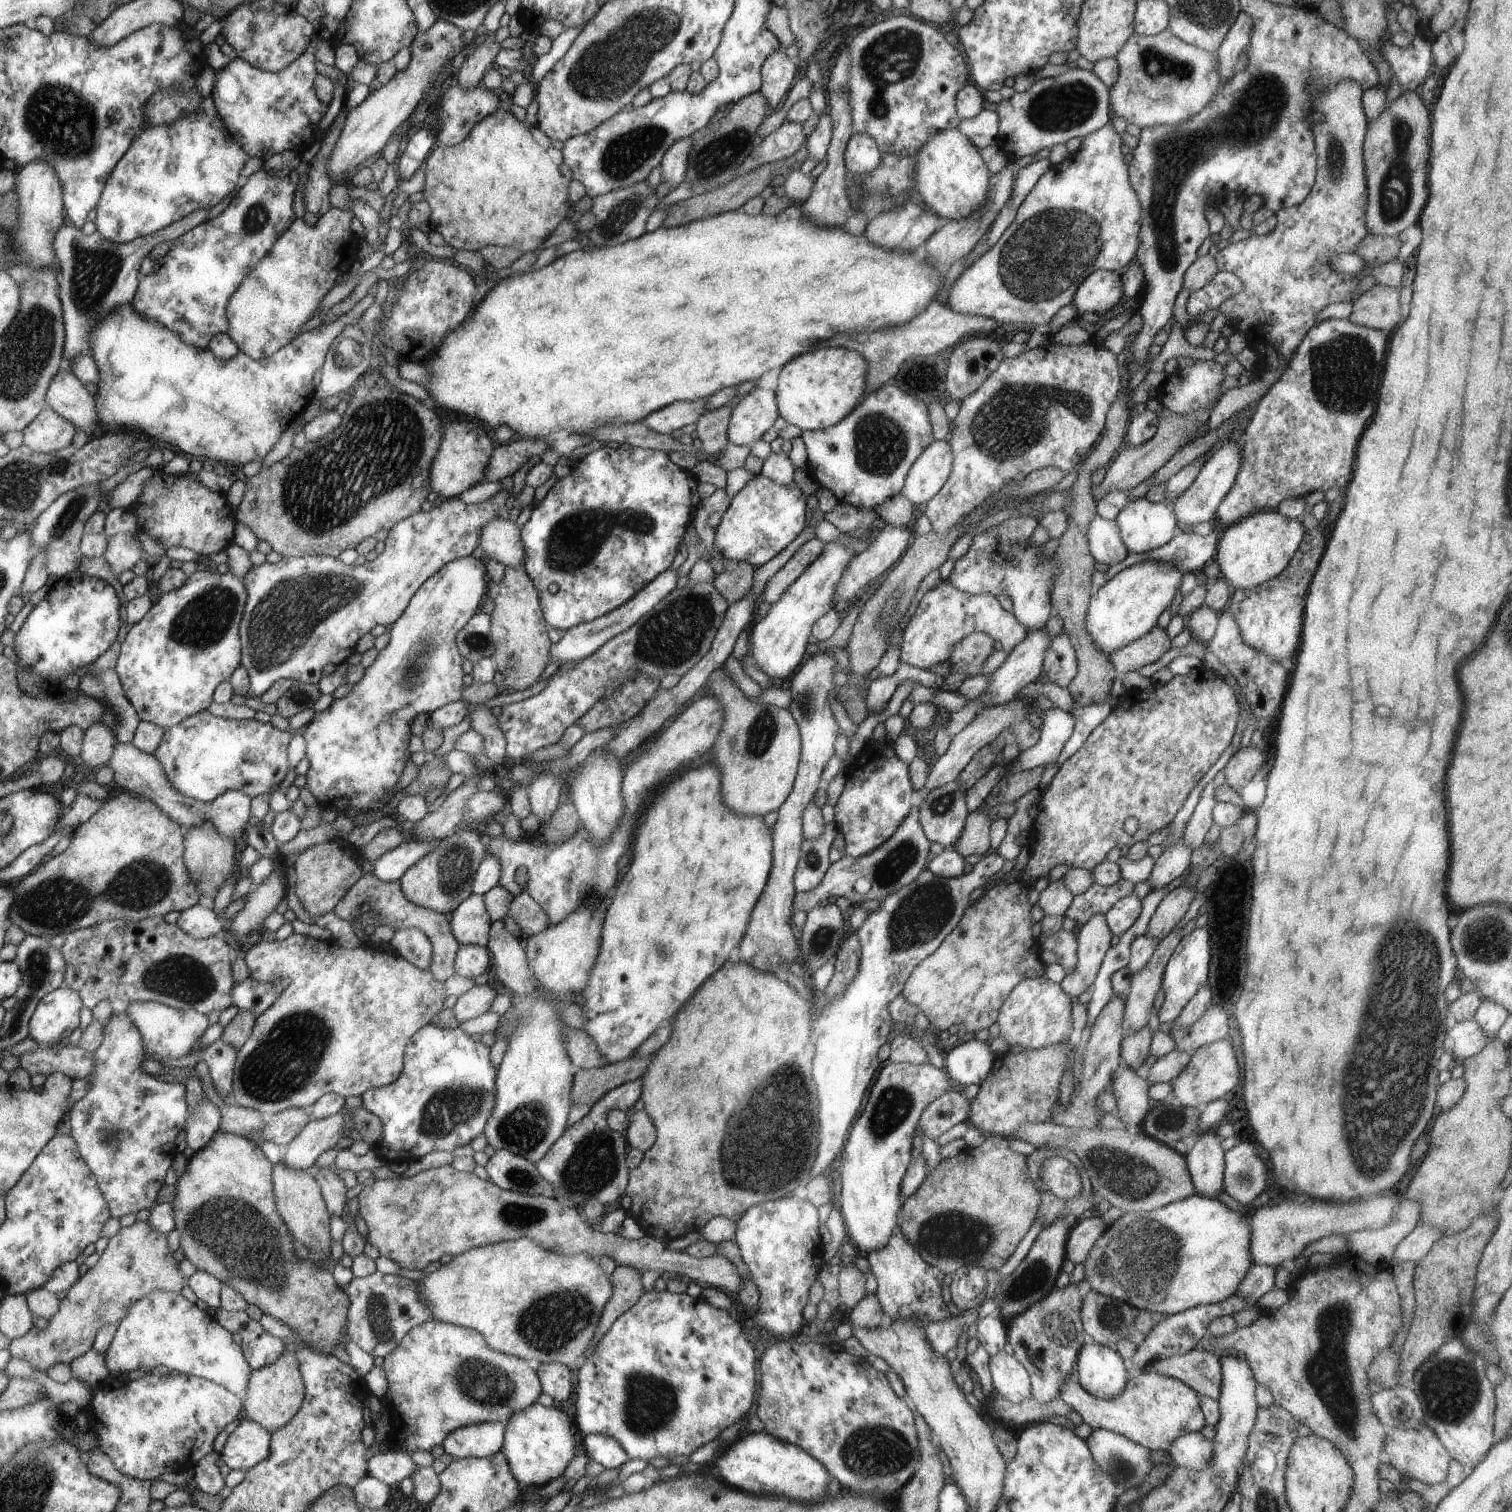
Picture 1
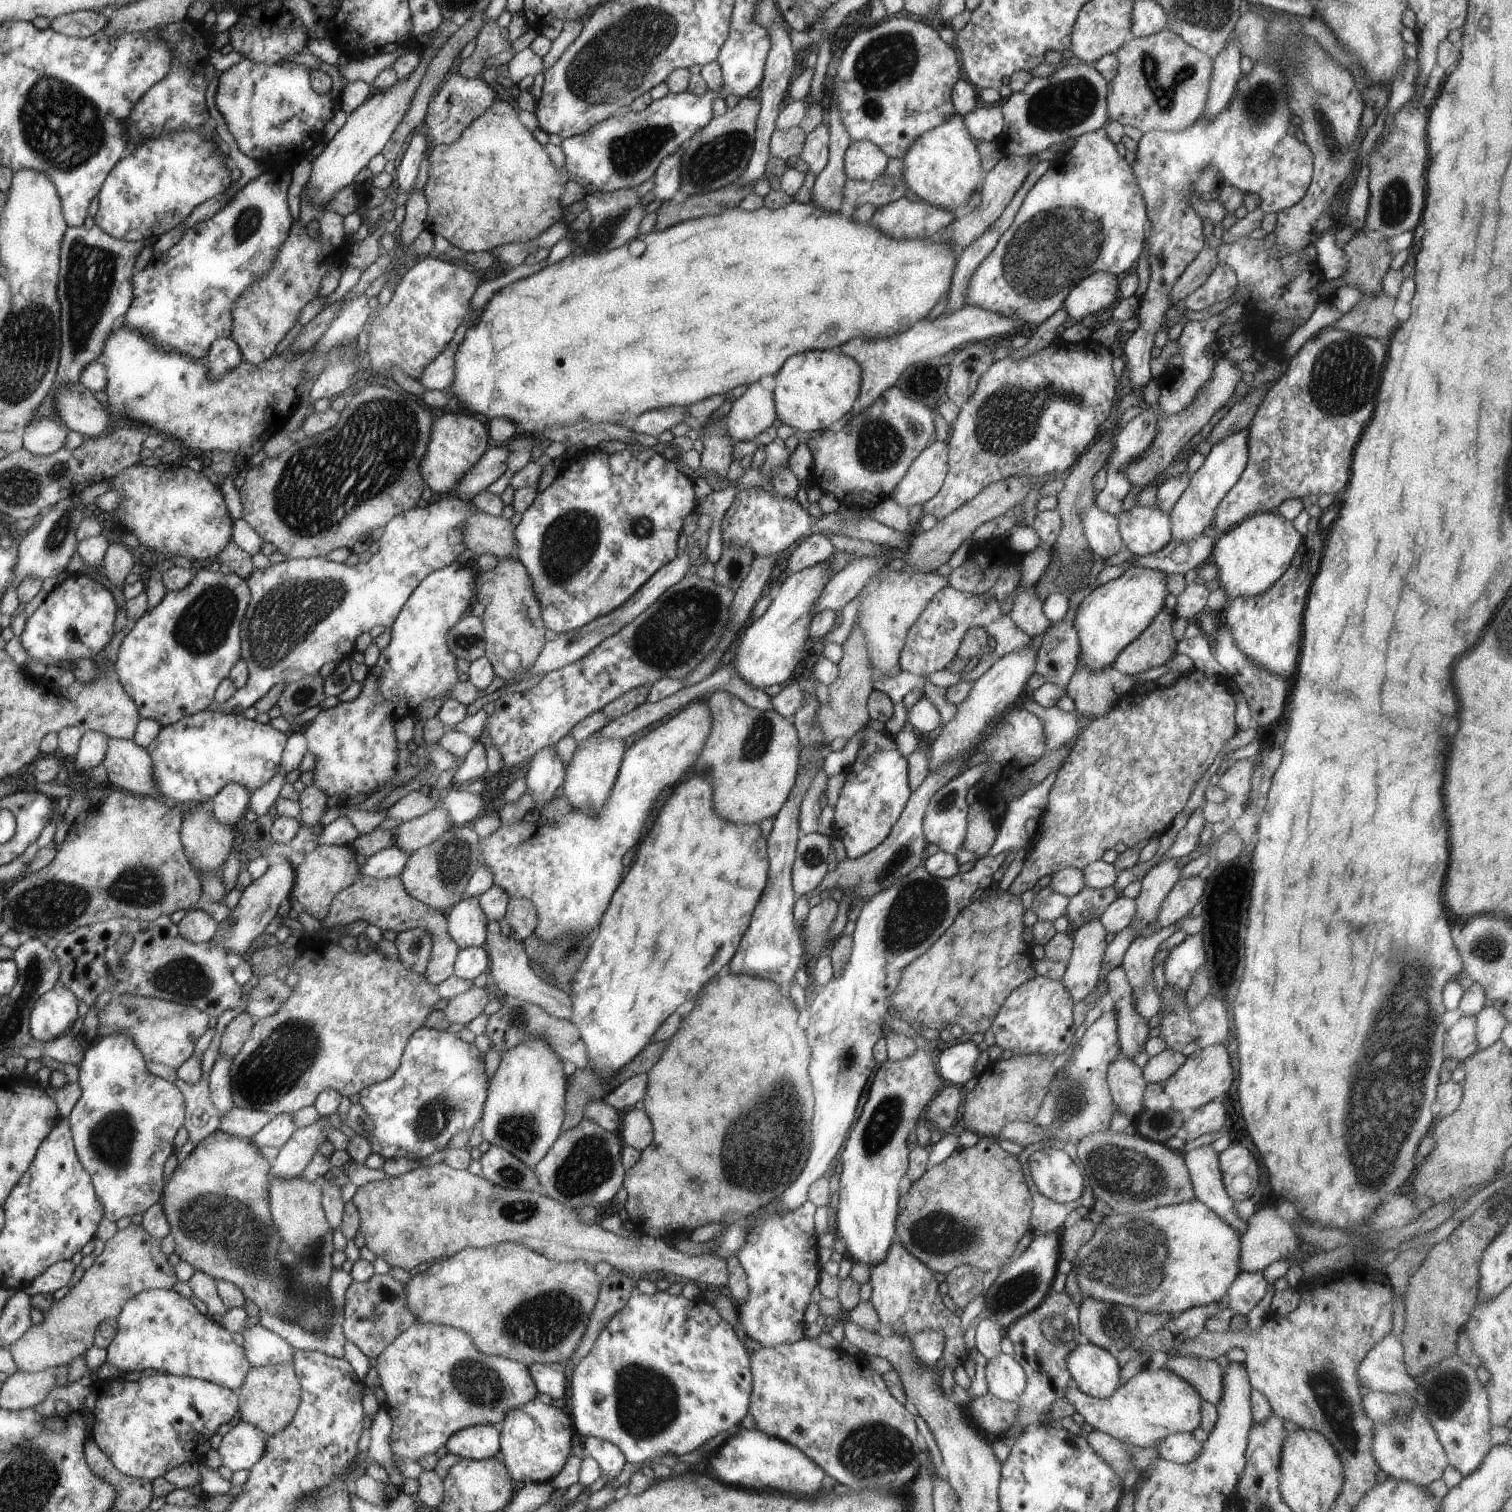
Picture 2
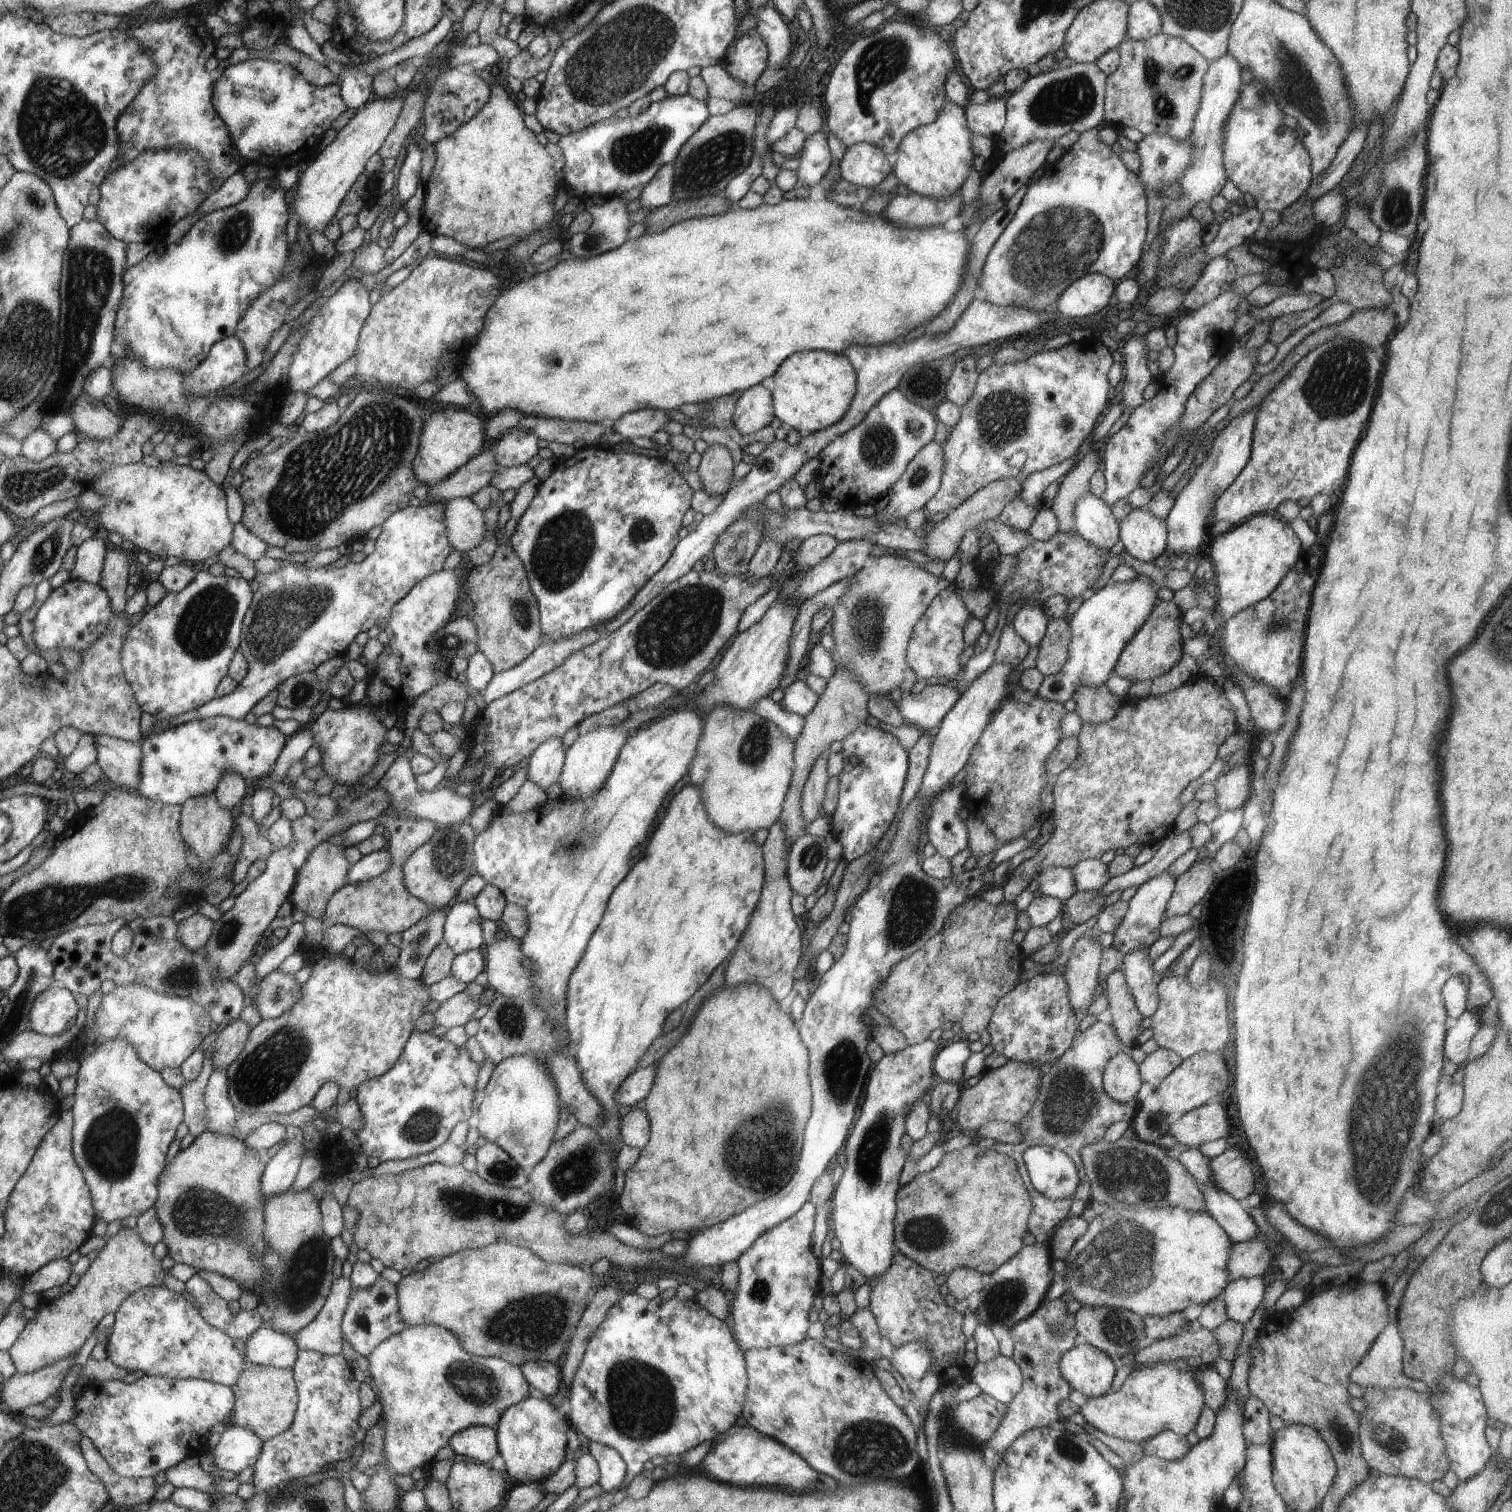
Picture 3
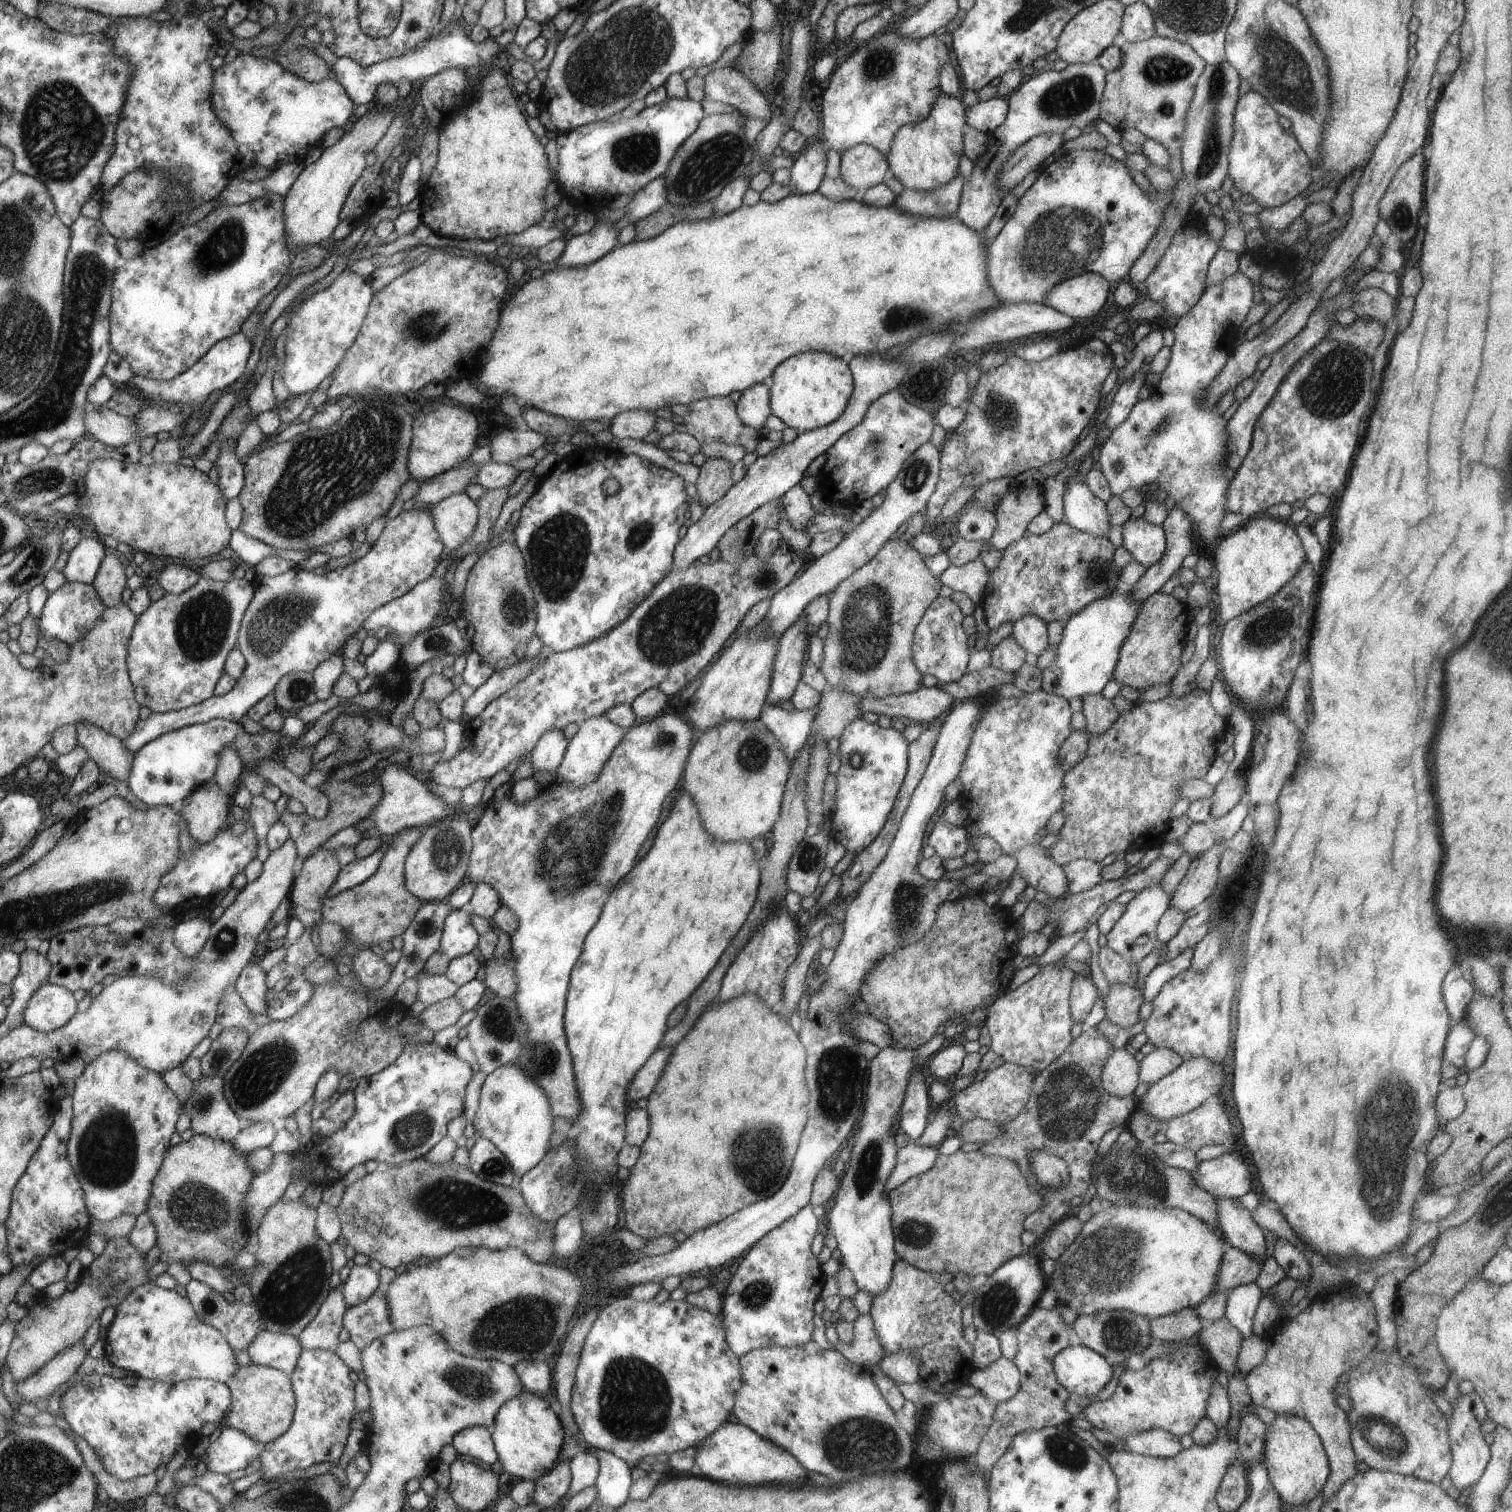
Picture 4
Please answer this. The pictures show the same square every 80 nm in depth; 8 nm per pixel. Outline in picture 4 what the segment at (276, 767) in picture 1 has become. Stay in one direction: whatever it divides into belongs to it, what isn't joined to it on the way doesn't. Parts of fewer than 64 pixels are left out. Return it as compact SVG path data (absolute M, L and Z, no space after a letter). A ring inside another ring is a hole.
M215 718L167 732L140 747L135 752L126 782L134 796L144 804L156 806L185 802L199 786L213 780L223 749L237 750L245 768L252 771L259 762L279 757L286 743L280 731L264 729L254 735L246 732L240 723Z

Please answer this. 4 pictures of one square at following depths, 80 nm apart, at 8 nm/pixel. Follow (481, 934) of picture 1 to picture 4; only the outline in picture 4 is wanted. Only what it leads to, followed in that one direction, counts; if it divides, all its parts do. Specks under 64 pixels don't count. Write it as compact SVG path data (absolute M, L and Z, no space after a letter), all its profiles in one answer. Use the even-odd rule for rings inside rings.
M468 907L452 909L445 918L441 948L451 960L476 952L481 934L471 921L472 912Z

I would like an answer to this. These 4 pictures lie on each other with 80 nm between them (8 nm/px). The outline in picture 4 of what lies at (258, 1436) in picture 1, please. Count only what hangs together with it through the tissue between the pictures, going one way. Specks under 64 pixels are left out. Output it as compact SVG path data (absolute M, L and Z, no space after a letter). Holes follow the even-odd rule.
M224 1425L221 1431L220 1437L210 1443L202 1456L212 1472L226 1475L233 1470L245 1469L265 1449L263 1443L256 1442L244 1431Z

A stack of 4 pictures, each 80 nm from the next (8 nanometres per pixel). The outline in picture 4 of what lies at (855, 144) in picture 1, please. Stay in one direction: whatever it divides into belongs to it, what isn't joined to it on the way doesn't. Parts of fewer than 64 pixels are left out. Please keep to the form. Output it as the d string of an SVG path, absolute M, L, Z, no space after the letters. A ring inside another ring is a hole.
M860 143L841 153L841 177L858 192L883 183L888 170L886 155L869 144Z

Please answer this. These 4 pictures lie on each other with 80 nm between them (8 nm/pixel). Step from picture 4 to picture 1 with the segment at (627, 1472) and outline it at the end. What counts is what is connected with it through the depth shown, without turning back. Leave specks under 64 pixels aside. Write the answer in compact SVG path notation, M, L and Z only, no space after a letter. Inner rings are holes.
M588 1433L584 1435L584 1446L586 1455L605 1469L618 1468L630 1459L621 1444L608 1435Z

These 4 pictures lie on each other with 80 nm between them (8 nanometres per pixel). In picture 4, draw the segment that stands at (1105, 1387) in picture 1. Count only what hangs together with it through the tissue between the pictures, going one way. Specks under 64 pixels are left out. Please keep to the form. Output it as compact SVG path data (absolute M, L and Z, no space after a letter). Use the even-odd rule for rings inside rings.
M1070 1345L1053 1358L1058 1382L1072 1394L1094 1398L1113 1377L1111 1364L1084 1345Z

